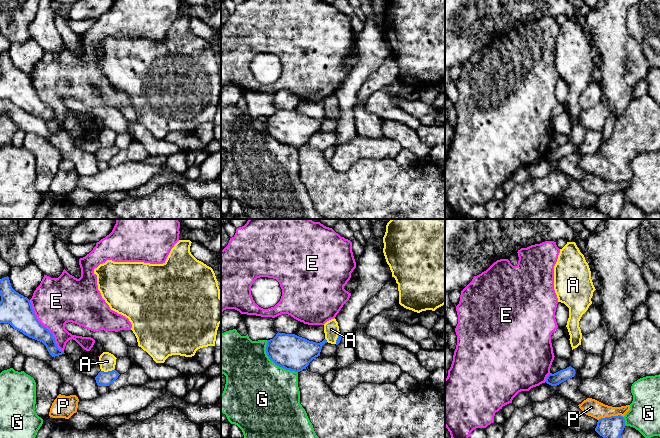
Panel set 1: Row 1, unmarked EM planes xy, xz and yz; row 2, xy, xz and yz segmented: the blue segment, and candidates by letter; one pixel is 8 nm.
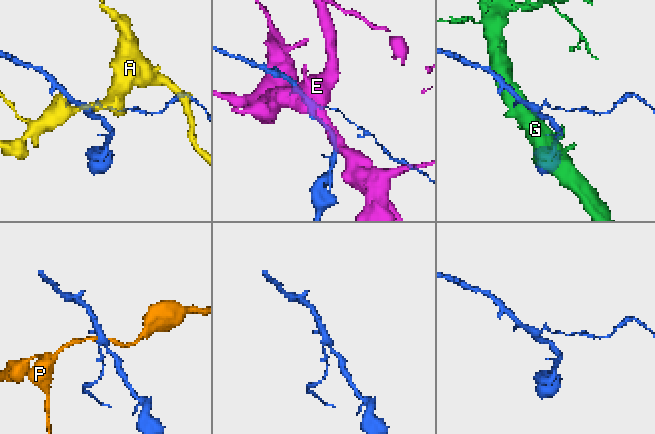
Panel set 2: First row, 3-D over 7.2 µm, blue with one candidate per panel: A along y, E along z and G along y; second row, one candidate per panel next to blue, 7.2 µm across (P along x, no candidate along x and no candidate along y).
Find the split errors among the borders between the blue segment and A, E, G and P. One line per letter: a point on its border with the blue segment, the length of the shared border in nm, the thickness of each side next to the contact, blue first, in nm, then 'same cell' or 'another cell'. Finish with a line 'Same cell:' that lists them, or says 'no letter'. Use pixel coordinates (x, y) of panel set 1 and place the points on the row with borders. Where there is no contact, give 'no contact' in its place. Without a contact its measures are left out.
A: meets blue in xy at (108, 371); contact 110 nm long; 110 nm thick on the blue side, 140 nm on the other; another cell
E: meets blue in xy at (43, 326); contact 500 nm long; 240 nm thick on the blue side, 380 nm on the other; another cell
G: meets blue in xz at (274, 362); contact 360 nm long; 280 nm thick on the blue side, 480 nm on the other; another cell
P: meets blue in yz at (611, 416); contact 220 nm long; 180 nm thick on the blue side, 140 nm on the other; another cell
Same cell: no letter

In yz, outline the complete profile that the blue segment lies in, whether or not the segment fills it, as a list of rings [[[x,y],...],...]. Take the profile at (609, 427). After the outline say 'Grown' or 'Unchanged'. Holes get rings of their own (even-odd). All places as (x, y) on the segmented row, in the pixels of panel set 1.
[[[611,416],[599,419],[595,431],[603,438],[620,438],[625,426],[623,416]]]. Unchanged

